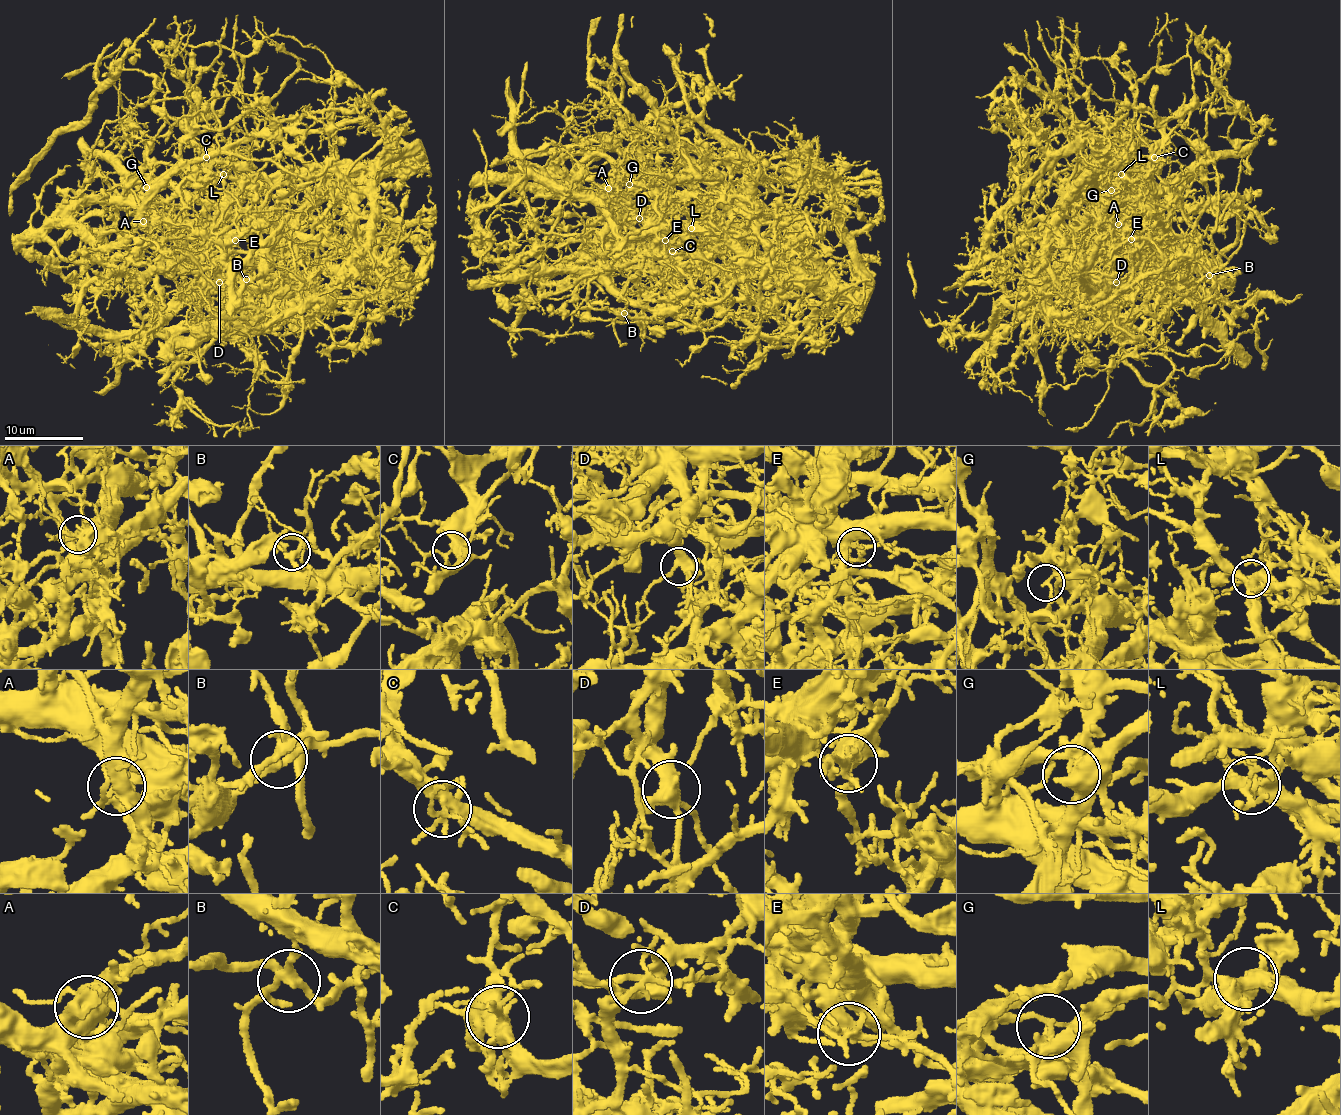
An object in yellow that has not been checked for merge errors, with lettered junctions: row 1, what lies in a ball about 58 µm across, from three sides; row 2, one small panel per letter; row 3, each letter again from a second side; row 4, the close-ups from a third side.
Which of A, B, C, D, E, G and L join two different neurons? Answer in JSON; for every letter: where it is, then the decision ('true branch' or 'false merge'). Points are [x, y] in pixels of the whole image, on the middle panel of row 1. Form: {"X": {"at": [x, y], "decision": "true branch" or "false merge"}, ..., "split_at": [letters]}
{"A": {"at": [608, 188], "decision": "false merge"}, "B": {"at": [624, 313], "decision": "true branch"}, "C": {"at": [672, 251], "decision": "true branch"}, "D": {"at": [639, 218], "decision": "true branch"}, "E": {"at": [665, 240], "decision": "false merge"}, "G": {"at": [629, 184], "decision": "false merge"}, "L": {"at": [691, 228], "decision": "true branch"}, "split_at": ["A", "E", "G"]}

